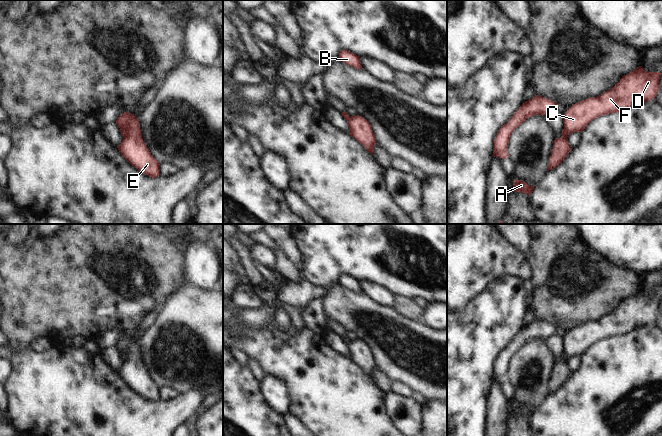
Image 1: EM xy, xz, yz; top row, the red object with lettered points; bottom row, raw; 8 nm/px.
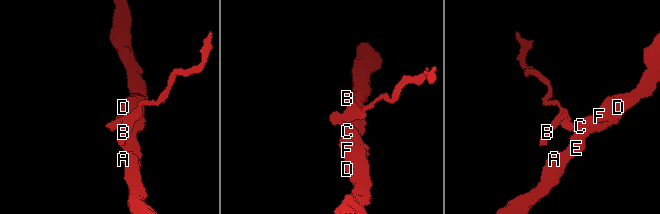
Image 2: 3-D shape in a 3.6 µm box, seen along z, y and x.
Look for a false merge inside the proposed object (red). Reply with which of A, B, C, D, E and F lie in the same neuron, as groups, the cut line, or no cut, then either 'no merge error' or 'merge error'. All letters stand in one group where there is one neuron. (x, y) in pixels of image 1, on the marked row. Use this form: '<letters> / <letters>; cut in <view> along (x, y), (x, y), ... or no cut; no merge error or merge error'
A C D E F / B; cut in xy along (120, 127), (124, 133), (123, 137); merge error

